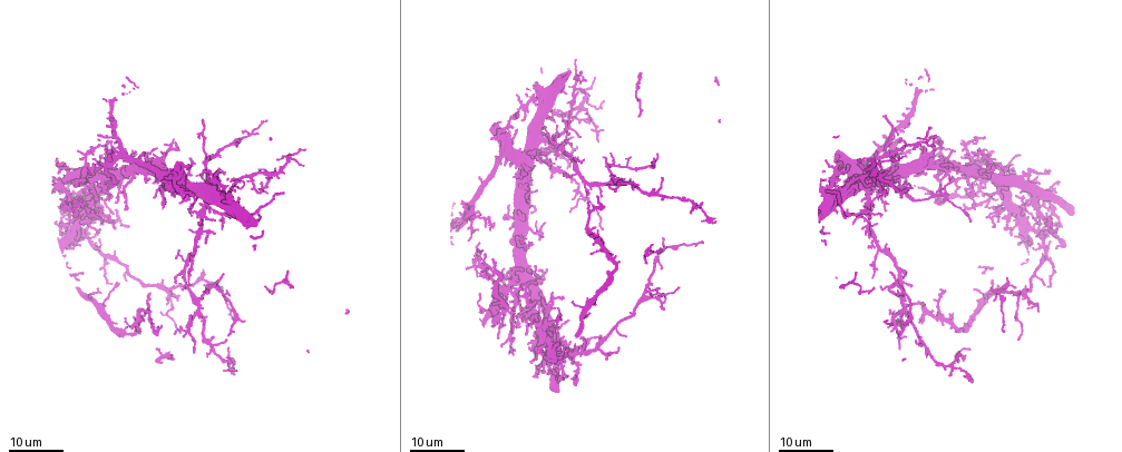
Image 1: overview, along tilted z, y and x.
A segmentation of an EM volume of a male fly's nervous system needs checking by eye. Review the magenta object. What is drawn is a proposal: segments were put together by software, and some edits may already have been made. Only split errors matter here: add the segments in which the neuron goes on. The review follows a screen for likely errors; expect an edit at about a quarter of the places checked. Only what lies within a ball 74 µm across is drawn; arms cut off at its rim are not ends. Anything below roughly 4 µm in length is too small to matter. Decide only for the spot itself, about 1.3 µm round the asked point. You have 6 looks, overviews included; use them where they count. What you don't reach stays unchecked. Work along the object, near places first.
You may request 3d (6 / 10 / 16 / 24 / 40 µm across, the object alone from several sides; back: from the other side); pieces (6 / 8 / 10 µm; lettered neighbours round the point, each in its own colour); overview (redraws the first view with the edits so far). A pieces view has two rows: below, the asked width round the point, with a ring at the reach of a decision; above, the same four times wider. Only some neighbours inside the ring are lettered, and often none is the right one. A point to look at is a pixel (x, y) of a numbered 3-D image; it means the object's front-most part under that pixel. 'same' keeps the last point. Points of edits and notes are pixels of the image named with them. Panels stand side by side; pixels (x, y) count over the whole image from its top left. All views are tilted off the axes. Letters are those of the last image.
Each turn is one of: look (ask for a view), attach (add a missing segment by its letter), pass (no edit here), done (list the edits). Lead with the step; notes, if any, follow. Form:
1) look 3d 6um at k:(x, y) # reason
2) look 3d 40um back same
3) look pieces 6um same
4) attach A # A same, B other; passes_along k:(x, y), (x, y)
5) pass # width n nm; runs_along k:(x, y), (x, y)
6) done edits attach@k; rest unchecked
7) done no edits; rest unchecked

look 3d 24um at 1:(921, 304) # tapers out

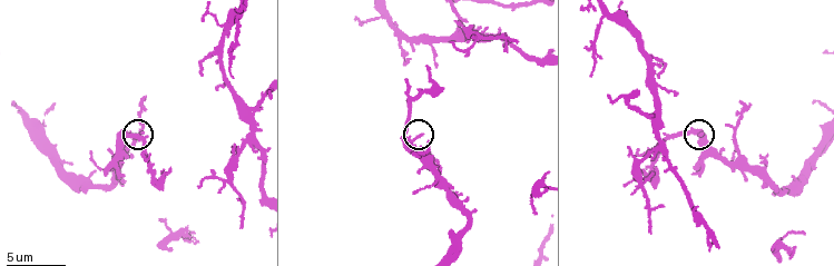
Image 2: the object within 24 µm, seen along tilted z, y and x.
look pieces 6um at 2:(141, 133)

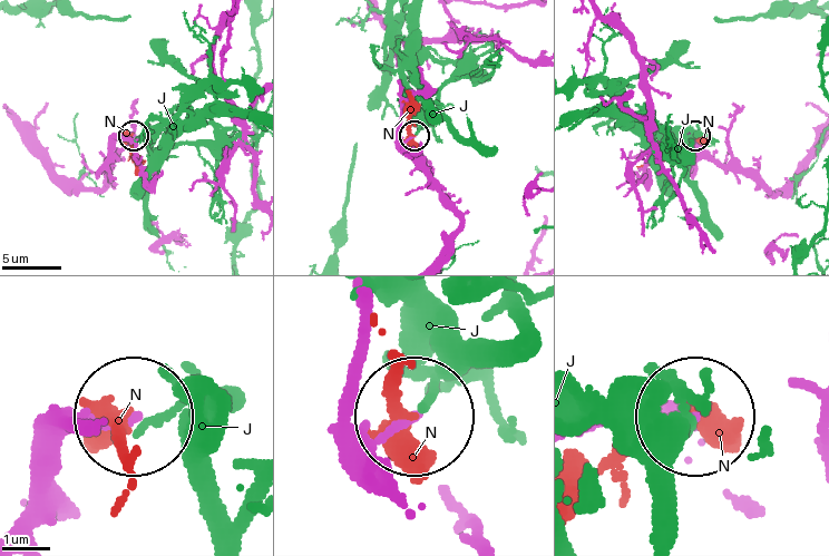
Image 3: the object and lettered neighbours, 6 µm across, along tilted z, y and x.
pass # J other, N other; no lettered segment goes on from it

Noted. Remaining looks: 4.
look 3d 24um at 1:(878, 200) # branch stops here

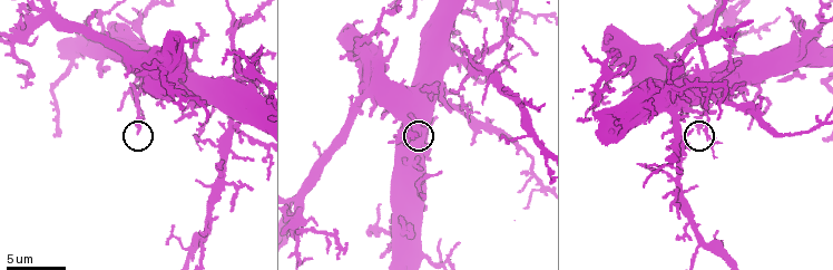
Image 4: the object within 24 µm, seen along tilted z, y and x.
look pieces 10um at 4:(415, 137) # see the neighbours

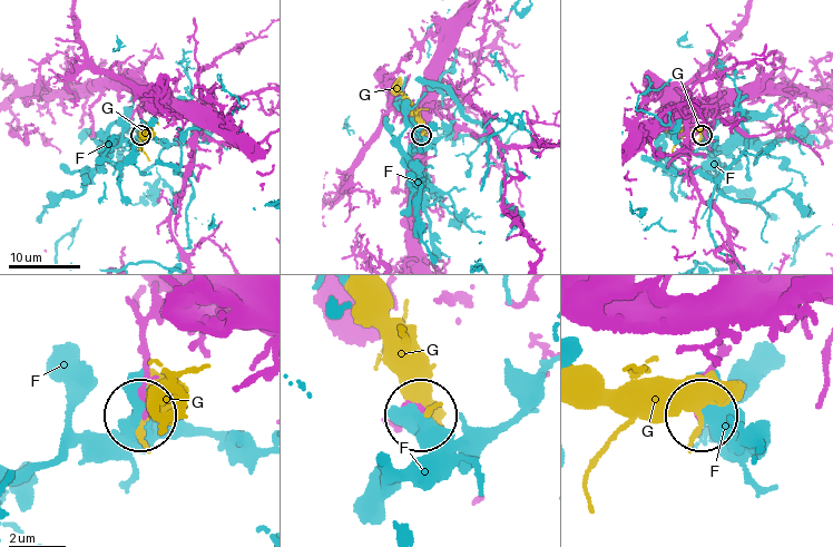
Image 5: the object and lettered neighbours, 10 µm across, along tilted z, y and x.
pass # F other, G other; no lettered segment goes on from it

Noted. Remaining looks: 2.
look 3d 16um at 1:(548, 268) # free end

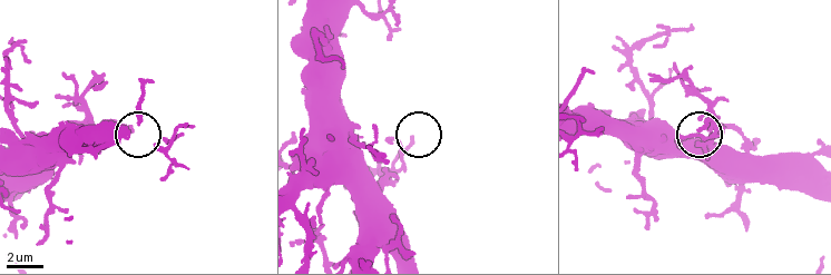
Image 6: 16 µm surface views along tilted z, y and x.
look pieces 6um at 6:(699, 128)

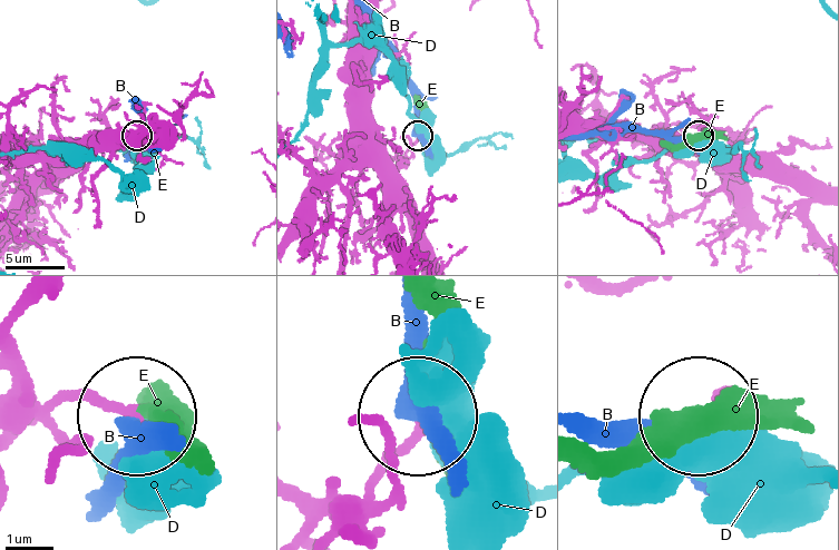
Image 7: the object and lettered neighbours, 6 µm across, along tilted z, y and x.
pass # B other, D other, E other; no lettered segment goes on from it

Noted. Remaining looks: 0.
done no edits; rest unchecked

